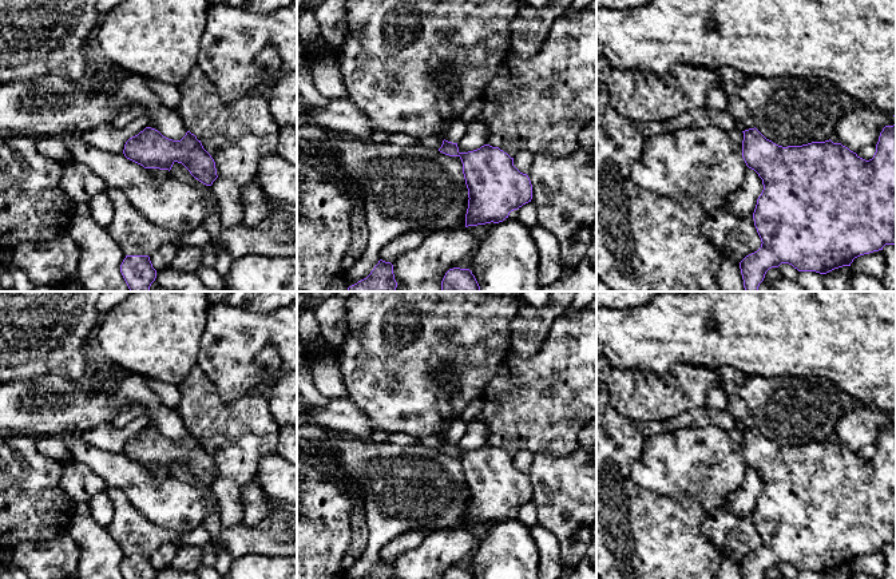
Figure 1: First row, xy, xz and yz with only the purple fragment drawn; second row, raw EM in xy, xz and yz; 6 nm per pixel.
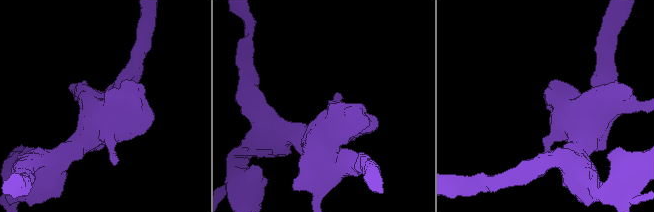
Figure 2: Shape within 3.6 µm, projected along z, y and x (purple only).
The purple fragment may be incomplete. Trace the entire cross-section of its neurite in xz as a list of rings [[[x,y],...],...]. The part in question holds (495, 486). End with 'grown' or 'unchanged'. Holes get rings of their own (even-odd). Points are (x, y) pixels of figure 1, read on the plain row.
[[[443,440],[440,452],[459,456],[468,488],[465,527],[499,523],[532,499],[532,484],[527,473],[514,465],[514,457],[499,447],[484,444],[460,452],[457,443]]]; unchanged

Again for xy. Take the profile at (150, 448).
[[[146,427],[126,441],[123,453],[144,468],[170,471],[175,461],[182,463],[206,485],[211,485],[218,477],[214,459],[190,431],[181,440],[173,440],[158,429]]]; unchanged

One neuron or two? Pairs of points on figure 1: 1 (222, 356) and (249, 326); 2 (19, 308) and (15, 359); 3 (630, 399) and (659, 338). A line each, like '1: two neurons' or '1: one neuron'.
1: one neuron
2: one neuron
3: two neurons

